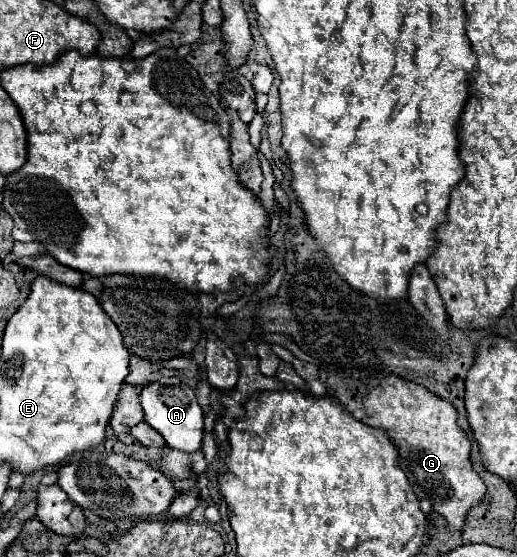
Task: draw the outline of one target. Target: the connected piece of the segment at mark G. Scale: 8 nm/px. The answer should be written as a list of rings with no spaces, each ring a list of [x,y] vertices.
[[[387,376],[379,388],[369,392],[363,404],[367,414],[361,422],[383,428],[389,434],[391,442],[399,448],[401,468],[417,498],[427,498],[431,502],[431,510],[443,516],[449,532],[463,530],[469,510],[485,496],[485,484],[471,468],[471,444],[467,434],[455,422],[455,408],[423,386],[399,376]]]

